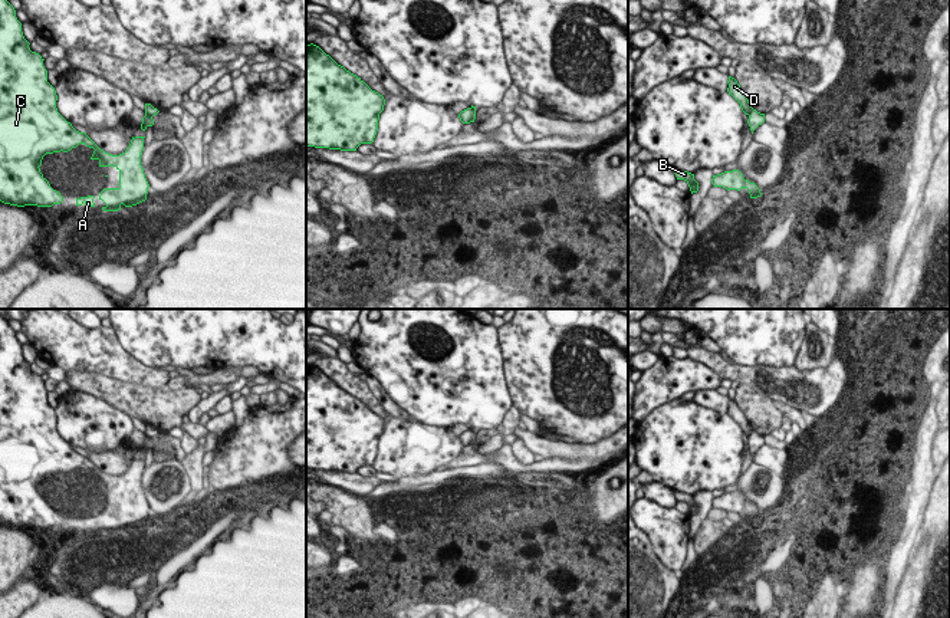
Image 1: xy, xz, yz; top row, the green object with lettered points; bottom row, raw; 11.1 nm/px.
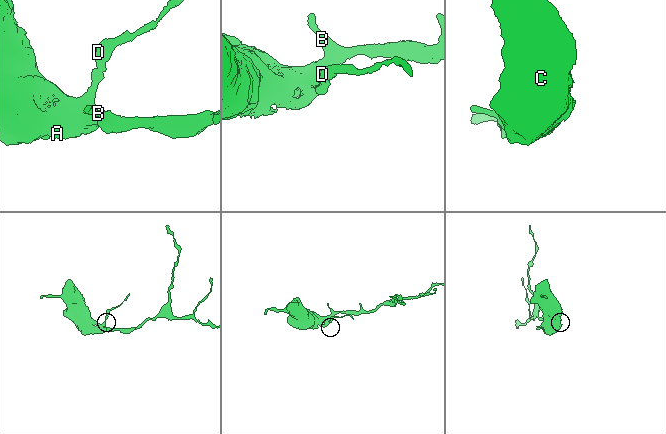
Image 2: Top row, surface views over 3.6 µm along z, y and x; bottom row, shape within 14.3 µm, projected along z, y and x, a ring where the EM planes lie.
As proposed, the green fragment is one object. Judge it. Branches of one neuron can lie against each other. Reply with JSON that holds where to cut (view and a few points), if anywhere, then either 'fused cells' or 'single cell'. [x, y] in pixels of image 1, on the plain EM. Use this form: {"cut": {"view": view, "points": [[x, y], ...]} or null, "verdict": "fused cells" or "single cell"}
{"cut": {"view": "xy", "points": [[145, 434], [151, 439]]}, "verdict": "fused cells"}

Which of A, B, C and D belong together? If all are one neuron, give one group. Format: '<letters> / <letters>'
A B C / D

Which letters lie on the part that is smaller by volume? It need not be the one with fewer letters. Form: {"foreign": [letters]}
{"foreign": ["D"]}

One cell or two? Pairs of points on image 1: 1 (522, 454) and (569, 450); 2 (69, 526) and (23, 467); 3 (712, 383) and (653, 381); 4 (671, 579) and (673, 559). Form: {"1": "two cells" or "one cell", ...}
{"1": "two cells", "2": "one cell", "3": "one cell", "4": "two cells"}

